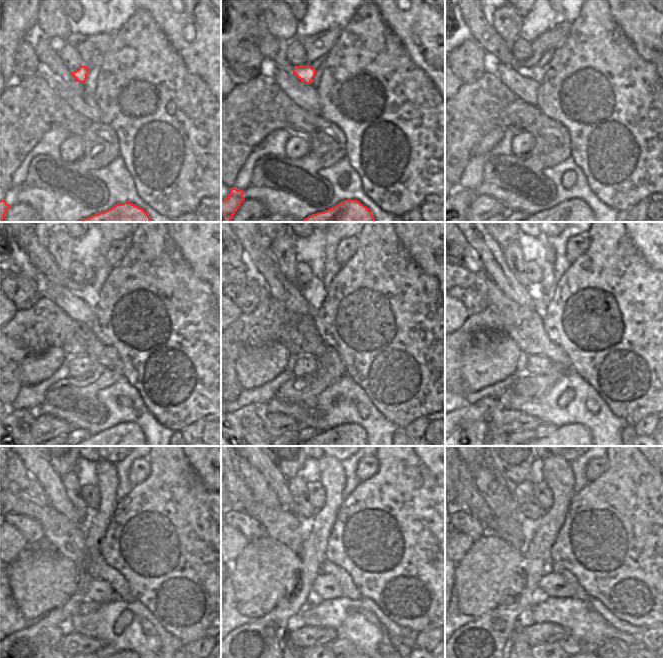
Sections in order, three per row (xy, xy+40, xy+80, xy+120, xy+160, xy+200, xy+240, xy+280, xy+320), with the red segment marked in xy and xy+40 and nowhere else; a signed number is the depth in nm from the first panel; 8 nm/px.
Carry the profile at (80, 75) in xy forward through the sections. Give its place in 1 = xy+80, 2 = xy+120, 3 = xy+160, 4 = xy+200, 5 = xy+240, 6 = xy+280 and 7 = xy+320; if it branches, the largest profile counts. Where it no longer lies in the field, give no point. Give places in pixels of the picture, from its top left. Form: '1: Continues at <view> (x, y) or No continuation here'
1: Continues at xy+80 (537, 73)
2: Continues at xy+120 (90, 295)
3: Continues at xy+160 (314, 292)
4: Continues at xy+200 (541, 293)
5: Continues at xy+240 (108, 482)
6: Continues at xy+280 (261, 649)
7: Continues at xy+320 (483, 649).

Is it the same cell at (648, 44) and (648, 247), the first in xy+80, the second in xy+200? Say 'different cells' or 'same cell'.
same cell

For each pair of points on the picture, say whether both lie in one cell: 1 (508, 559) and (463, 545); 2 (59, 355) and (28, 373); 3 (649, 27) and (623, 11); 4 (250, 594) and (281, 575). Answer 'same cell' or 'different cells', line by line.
1: different cells
2: same cell
3: same cell
4: same cell

